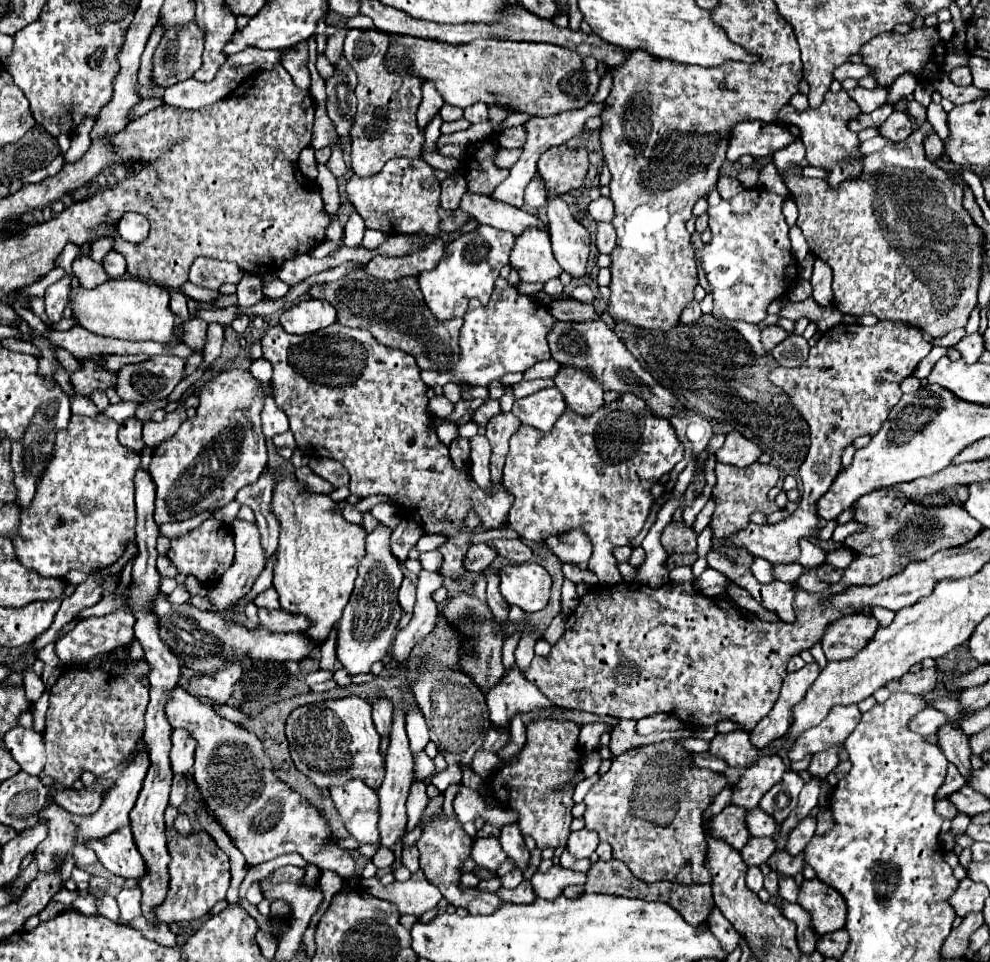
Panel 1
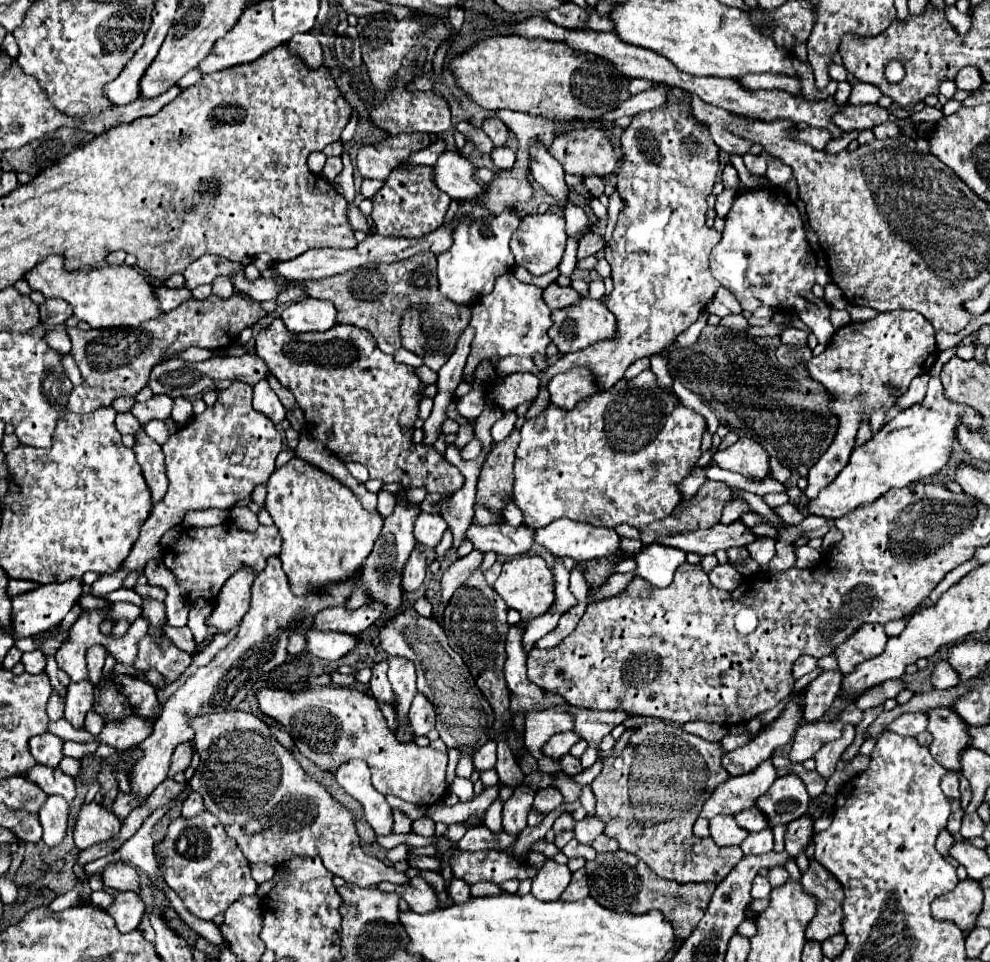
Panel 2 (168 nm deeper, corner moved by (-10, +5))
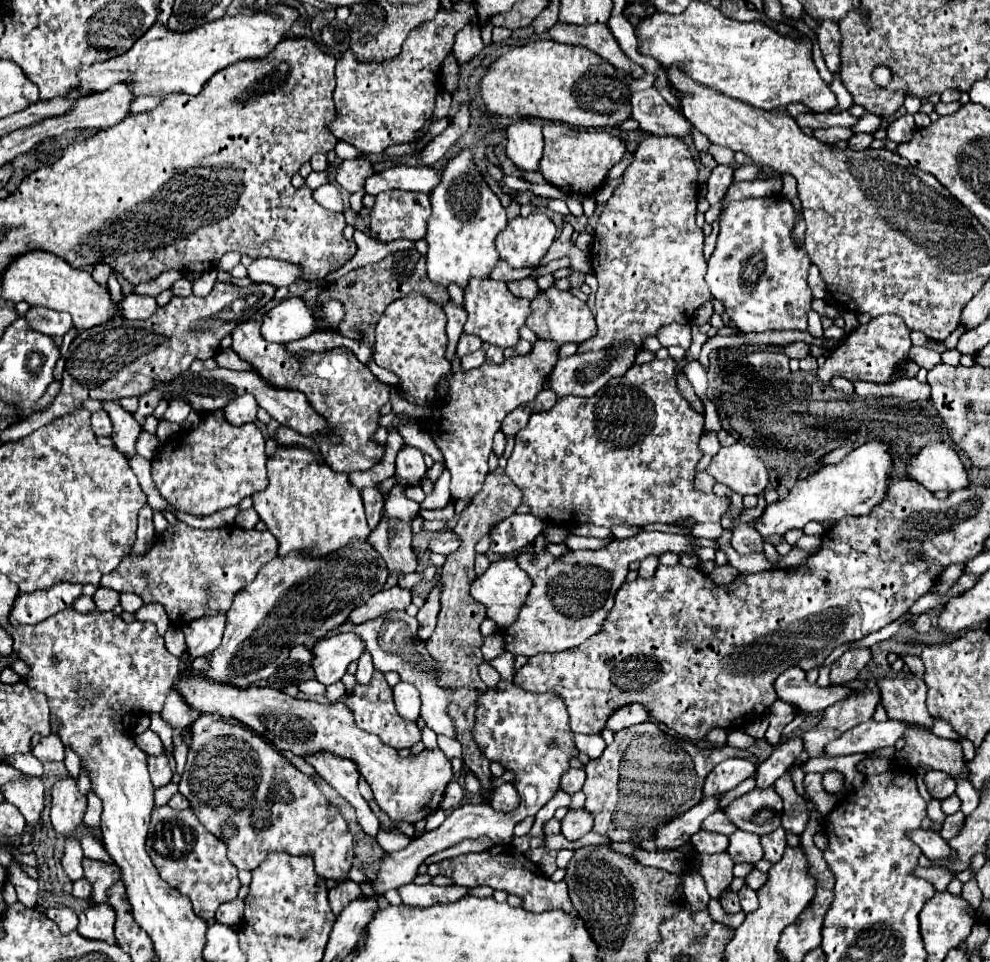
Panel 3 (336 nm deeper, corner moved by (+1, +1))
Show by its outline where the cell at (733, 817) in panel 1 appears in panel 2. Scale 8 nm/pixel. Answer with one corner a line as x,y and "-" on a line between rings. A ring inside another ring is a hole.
719,814
717,818
713,818
709,822
709,830
717,846
737,846
749,834
747,830
741,830
741,826
737,826
735,816
725,816
725,814

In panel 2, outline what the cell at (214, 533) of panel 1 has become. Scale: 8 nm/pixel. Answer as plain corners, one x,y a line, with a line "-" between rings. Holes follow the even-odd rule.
227,520
213,528
185,528
179,542
165,550
163,564
177,576
179,590
187,602
193,602
195,598
215,600
233,572
241,566
251,566
255,572
261,572
267,558
280,551
281,536
275,525
259,526
255,532
245,532

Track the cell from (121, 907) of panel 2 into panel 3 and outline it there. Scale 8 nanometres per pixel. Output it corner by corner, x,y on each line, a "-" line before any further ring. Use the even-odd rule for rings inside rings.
108,904
90,906
80,914
78,934
82,934
84,938
104,940
108,944
116,944
114,920
116,920
116,912

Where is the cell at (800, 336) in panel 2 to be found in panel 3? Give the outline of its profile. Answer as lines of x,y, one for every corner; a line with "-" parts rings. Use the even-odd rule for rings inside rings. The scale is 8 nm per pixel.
794,342
794,344
784,346
784,354
788,358
798,358
800,360
800,358
806,358
810,354
810,346
804,344
804,342

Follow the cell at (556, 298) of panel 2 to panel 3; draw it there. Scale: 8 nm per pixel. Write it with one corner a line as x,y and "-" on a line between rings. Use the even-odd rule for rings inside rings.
524,278
524,280
514,280
514,282
506,282
508,290
514,294
514,296
522,296
522,298
536,298
538,296
538,288
536,288
536,282
534,278

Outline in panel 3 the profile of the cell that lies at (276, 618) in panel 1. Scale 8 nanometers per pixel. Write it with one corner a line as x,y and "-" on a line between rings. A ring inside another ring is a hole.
394,586
390,590
382,590
378,594
374,594
374,598
368,600
368,604
356,608
350,614
350,620
354,624
358,622
366,622
370,618
378,618
380,614
386,614
390,610
406,610
412,602
412,592
408,588
400,588

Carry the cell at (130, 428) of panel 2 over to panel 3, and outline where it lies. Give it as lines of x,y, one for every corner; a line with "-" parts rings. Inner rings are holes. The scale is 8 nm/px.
98,410
92,414
92,430
96,436
110,436
112,434
112,422
110,418
106,416
104,410

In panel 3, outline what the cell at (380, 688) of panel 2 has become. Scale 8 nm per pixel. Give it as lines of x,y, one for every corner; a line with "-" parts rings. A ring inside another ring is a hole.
368,652
362,654
362,658
358,660
358,672
356,672
356,680
360,684
368,684
370,678
372,678
372,672
374,672
374,666
372,666
372,658

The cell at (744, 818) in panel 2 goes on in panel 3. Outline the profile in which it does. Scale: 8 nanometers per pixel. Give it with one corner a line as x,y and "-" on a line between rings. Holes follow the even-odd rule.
718,810
718,814
710,814
710,818
706,818
706,822
702,822
702,830
730,836
736,828
734,828
734,824
726,818
726,814
724,814
722,810

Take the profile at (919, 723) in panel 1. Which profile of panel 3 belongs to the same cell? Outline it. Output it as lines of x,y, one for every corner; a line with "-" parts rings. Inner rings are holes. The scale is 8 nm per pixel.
868,720
846,730
840,738
828,742
824,746
824,756
848,756
894,746
896,740
902,738
904,730
906,724
900,720
886,720
886,722

